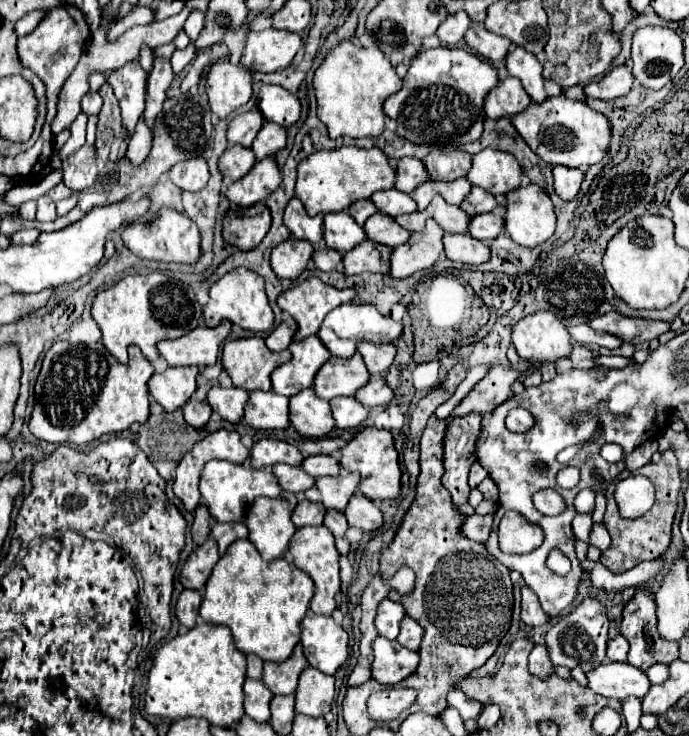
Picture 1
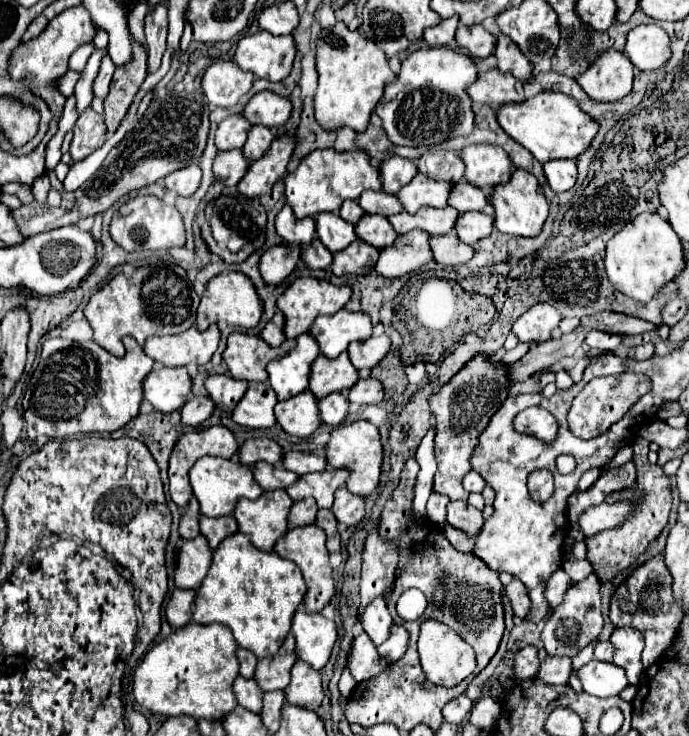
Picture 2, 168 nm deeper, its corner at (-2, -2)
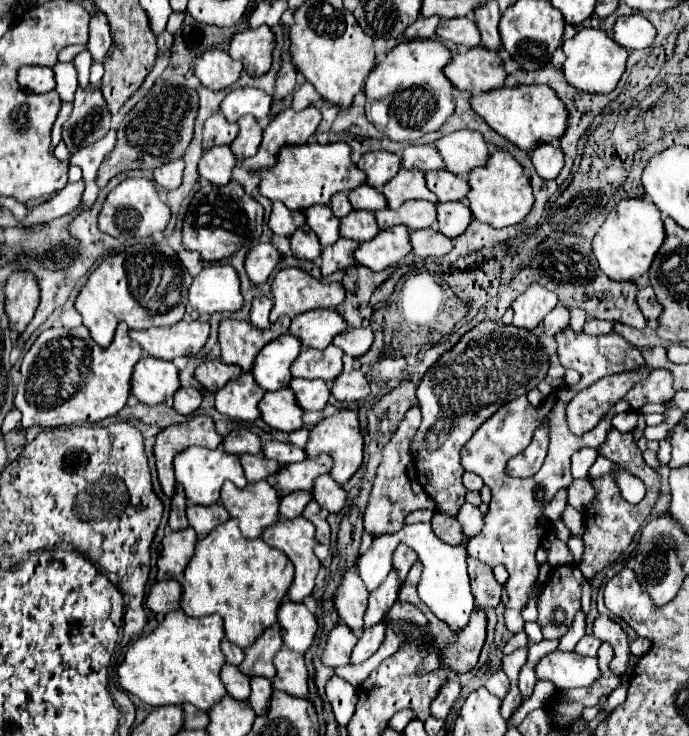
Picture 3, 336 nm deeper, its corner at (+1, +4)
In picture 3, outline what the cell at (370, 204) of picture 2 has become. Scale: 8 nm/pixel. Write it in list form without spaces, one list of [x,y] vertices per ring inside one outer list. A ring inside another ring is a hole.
[[[361,184],[361,186],[353,188],[349,192],[349,202],[355,210],[369,210],[369,212],[377,212],[377,210],[387,206],[385,196],[379,190],[367,186],[367,184]]]

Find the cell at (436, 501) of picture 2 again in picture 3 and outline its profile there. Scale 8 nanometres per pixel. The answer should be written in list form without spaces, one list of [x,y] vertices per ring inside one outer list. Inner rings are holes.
[[[413,404],[407,410],[407,414],[401,420],[401,424],[397,426],[397,430],[391,436],[391,440],[381,450],[383,458],[381,458],[381,464],[377,468],[373,488],[371,488],[371,494],[369,494],[369,504],[367,504],[367,510],[365,510],[365,516],[363,516],[365,532],[371,534],[371,536],[383,536],[383,534],[397,532],[399,528],[403,528],[405,516],[409,512],[413,512],[413,510],[419,510],[419,508],[435,510],[435,504],[431,504],[431,498],[425,492],[421,492],[421,494],[411,492],[411,482],[407,478],[407,464],[411,460],[411,456],[407,452],[407,442],[413,440],[419,424],[421,424],[421,410],[419,410],[417,404]]]

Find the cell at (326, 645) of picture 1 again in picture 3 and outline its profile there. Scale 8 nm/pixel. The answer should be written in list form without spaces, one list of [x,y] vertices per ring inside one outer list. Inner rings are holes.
[[[285,600],[279,606],[277,622],[281,626],[283,644],[299,654],[305,654],[313,644],[313,636],[317,632],[317,620],[313,612],[309,612],[305,604]]]

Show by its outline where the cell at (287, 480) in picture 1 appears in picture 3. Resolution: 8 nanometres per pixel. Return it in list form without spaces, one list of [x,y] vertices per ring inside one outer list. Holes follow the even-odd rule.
[[[243,454],[239,458],[241,458],[243,470],[245,470],[247,482],[265,480],[267,476],[271,476],[271,474],[275,474],[279,470],[279,462],[277,460],[269,460],[263,454]]]

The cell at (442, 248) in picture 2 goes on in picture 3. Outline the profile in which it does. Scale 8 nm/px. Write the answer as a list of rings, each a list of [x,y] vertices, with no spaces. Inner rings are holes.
[[[423,228],[409,234],[411,236],[411,248],[415,256],[421,258],[433,258],[433,256],[445,256],[453,248],[453,240],[443,236],[435,228]]]

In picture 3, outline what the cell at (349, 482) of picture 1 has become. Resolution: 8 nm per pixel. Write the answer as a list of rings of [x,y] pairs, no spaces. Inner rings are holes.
[[[319,454],[315,458],[305,458],[297,464],[281,466],[279,472],[267,478],[267,482],[277,490],[279,496],[287,496],[297,490],[311,490],[315,476],[329,474],[331,458],[327,454]]]

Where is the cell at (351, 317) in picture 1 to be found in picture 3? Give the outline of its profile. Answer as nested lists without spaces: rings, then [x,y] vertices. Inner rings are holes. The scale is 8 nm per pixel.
[[[309,310],[291,320],[289,334],[297,336],[303,348],[323,350],[331,344],[333,336],[345,328],[347,324],[343,324],[341,314],[335,310]]]

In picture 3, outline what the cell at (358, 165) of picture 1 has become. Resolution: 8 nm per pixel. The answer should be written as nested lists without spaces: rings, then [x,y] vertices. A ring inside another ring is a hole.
[[[307,142],[307,144],[289,144],[289,146],[283,146],[277,154],[277,162],[269,168],[261,168],[257,170],[261,182],[259,182],[259,194],[269,198],[271,202],[275,200],[281,200],[289,210],[307,210],[309,206],[315,206],[315,204],[329,204],[331,202],[331,196],[335,192],[349,192],[351,188],[359,186],[365,182],[365,176],[363,172],[351,162],[349,158],[351,154],[351,148],[345,144],[345,142],[335,142],[335,144],[315,144],[315,142]]]

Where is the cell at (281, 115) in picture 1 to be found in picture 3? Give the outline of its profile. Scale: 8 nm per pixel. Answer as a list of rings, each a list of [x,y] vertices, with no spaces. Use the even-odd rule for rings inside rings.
[[[235,88],[223,98],[219,112],[227,118],[227,122],[237,122],[237,118],[245,114],[251,114],[257,120],[265,118],[269,114],[269,108],[271,108],[271,96],[265,94],[263,90]]]

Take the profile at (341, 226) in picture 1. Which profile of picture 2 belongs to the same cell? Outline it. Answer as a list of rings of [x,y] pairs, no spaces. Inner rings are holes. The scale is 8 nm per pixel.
[[[322,212],[316,218],[316,234],[322,244],[332,250],[332,254],[348,248],[352,242],[358,240],[354,224],[342,220],[336,212]]]

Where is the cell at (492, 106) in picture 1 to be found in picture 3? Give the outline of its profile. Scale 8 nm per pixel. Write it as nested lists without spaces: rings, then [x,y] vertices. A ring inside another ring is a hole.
[[[485,46],[469,48],[465,54],[455,54],[443,68],[443,74],[457,90],[469,92],[487,92],[501,88],[507,78],[497,52],[487,50]]]

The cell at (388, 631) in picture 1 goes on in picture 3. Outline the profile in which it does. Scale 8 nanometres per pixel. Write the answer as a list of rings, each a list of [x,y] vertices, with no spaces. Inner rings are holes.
[[[351,568],[343,574],[343,580],[333,594],[333,606],[339,614],[339,620],[347,624],[353,632],[359,632],[363,626],[363,614],[367,610],[367,598],[369,592],[359,578],[357,570]]]

